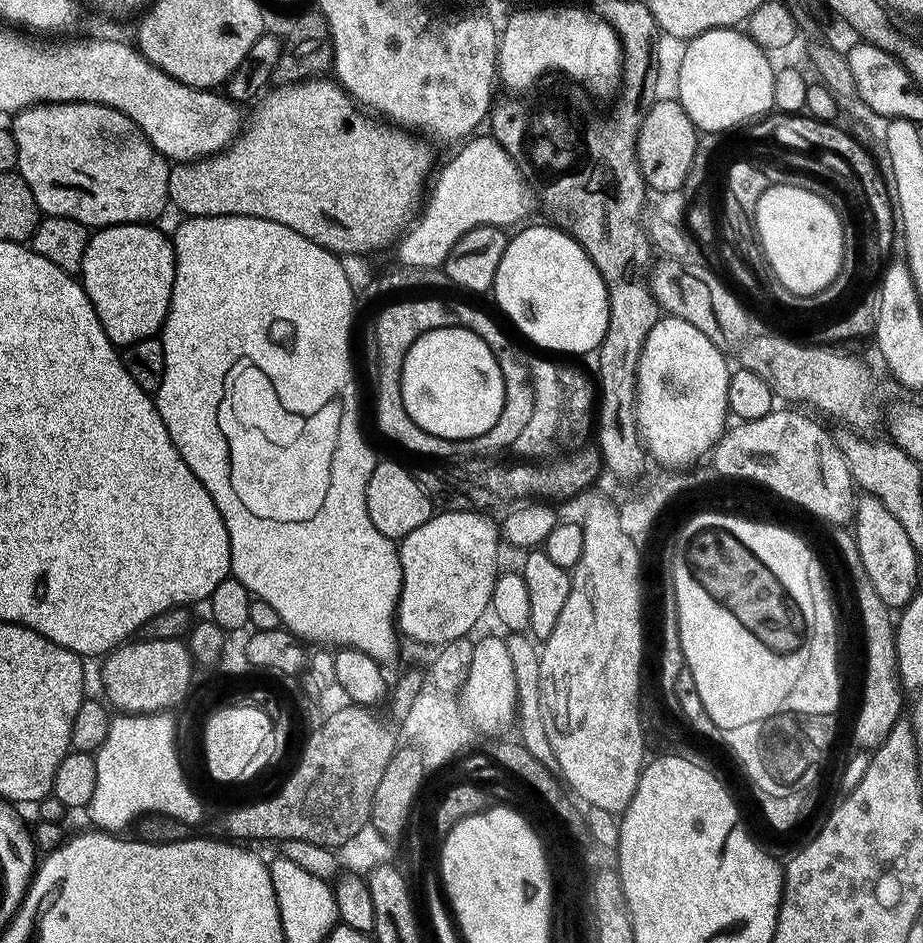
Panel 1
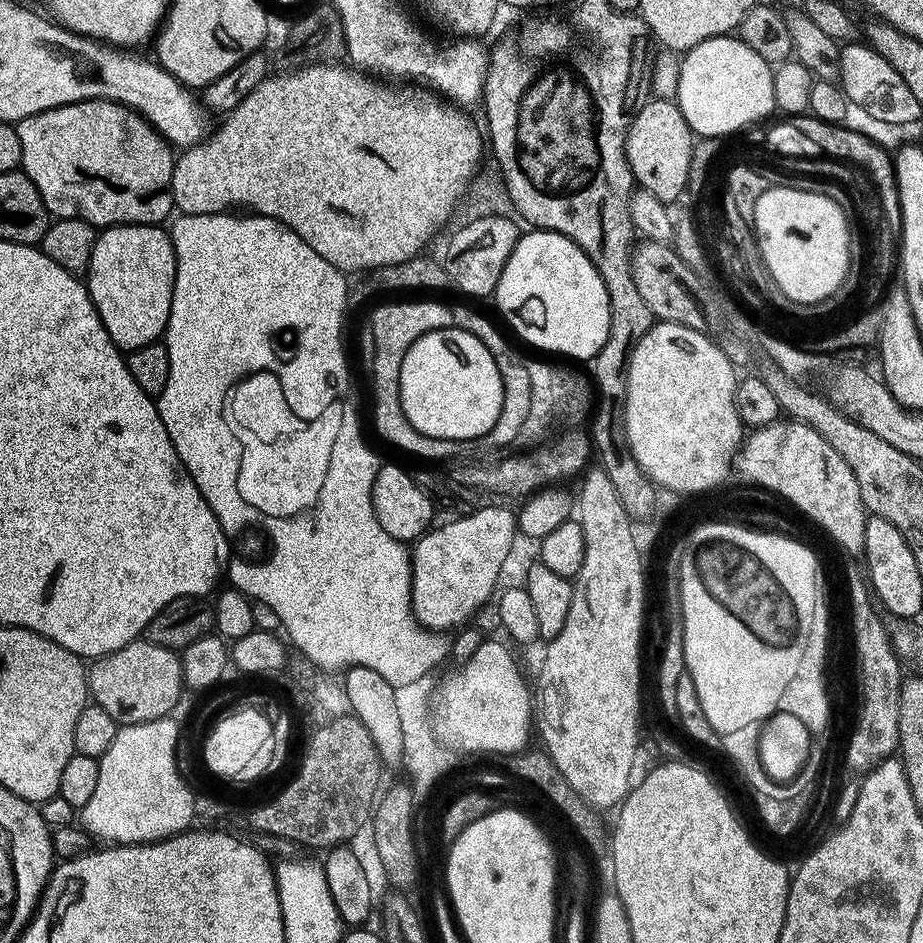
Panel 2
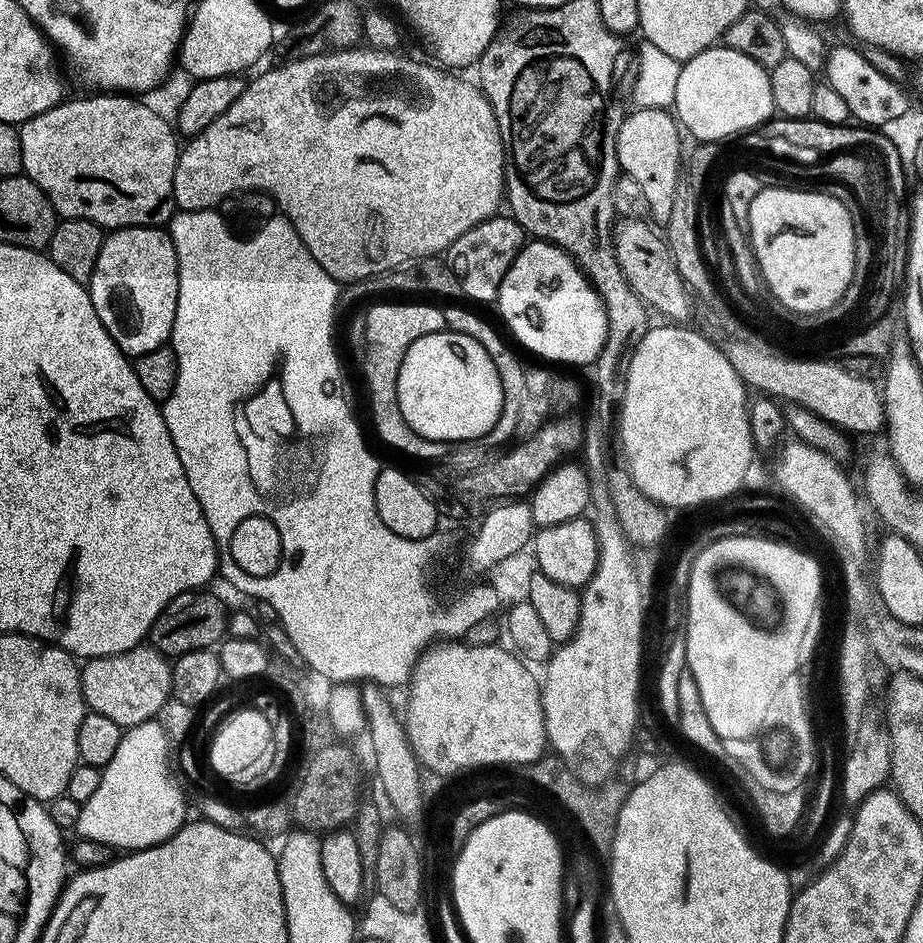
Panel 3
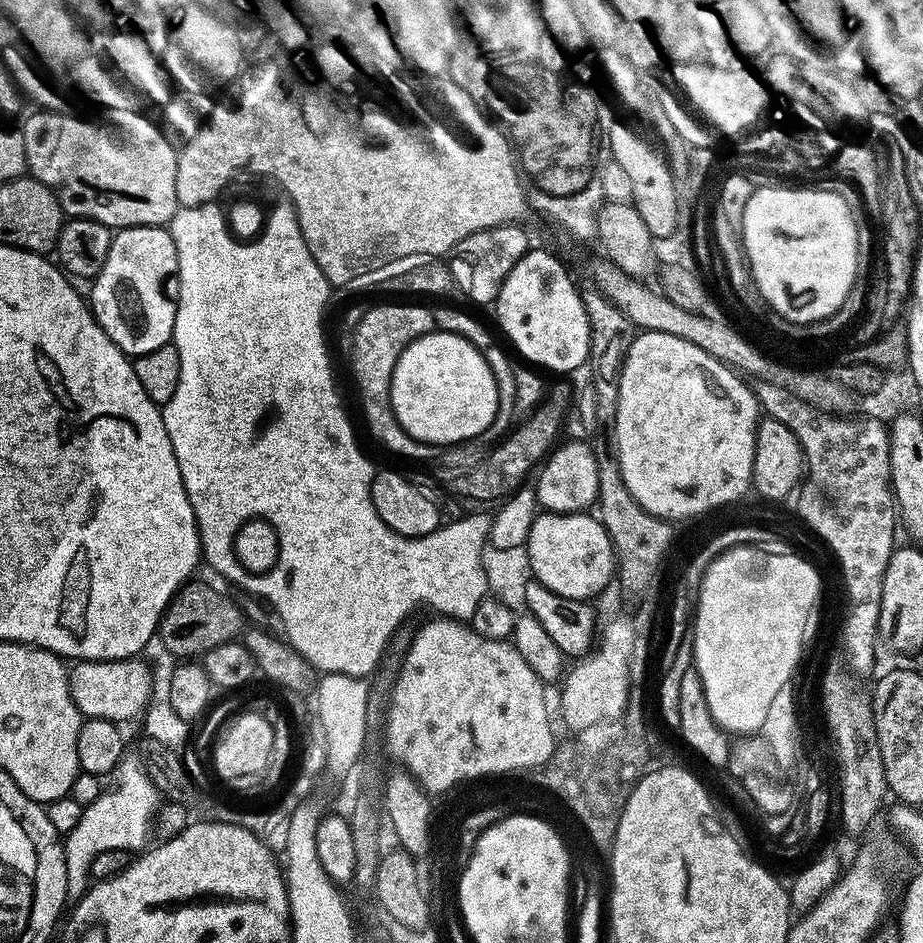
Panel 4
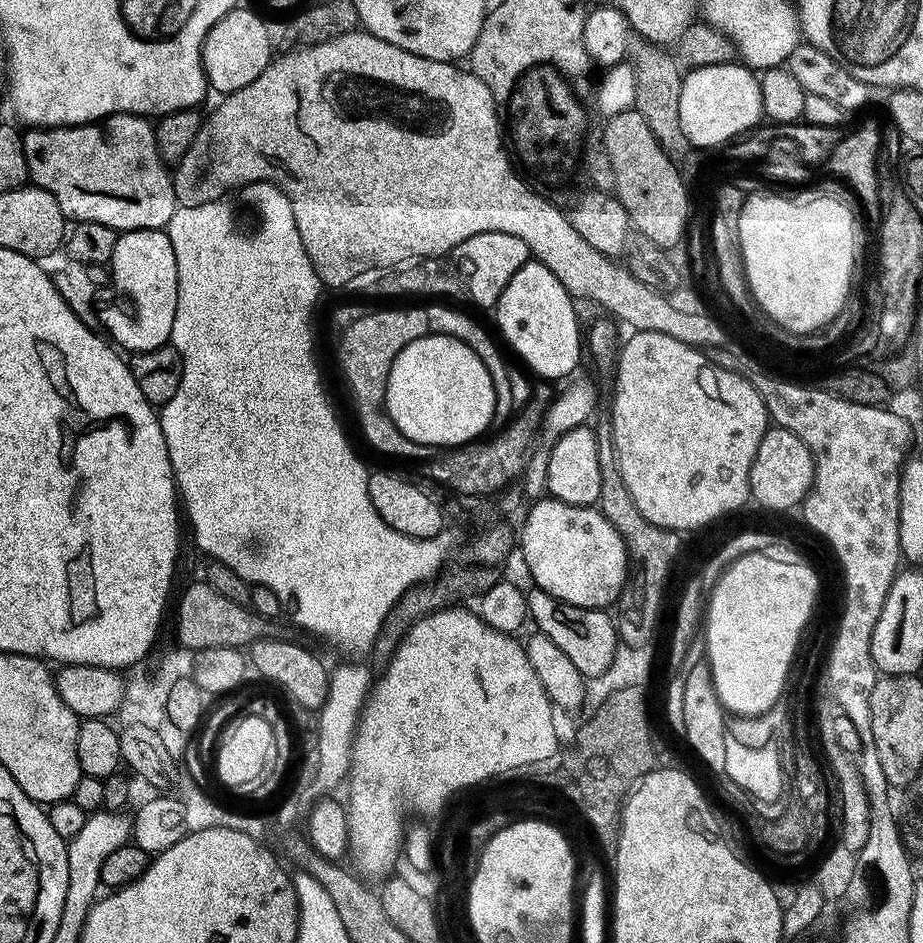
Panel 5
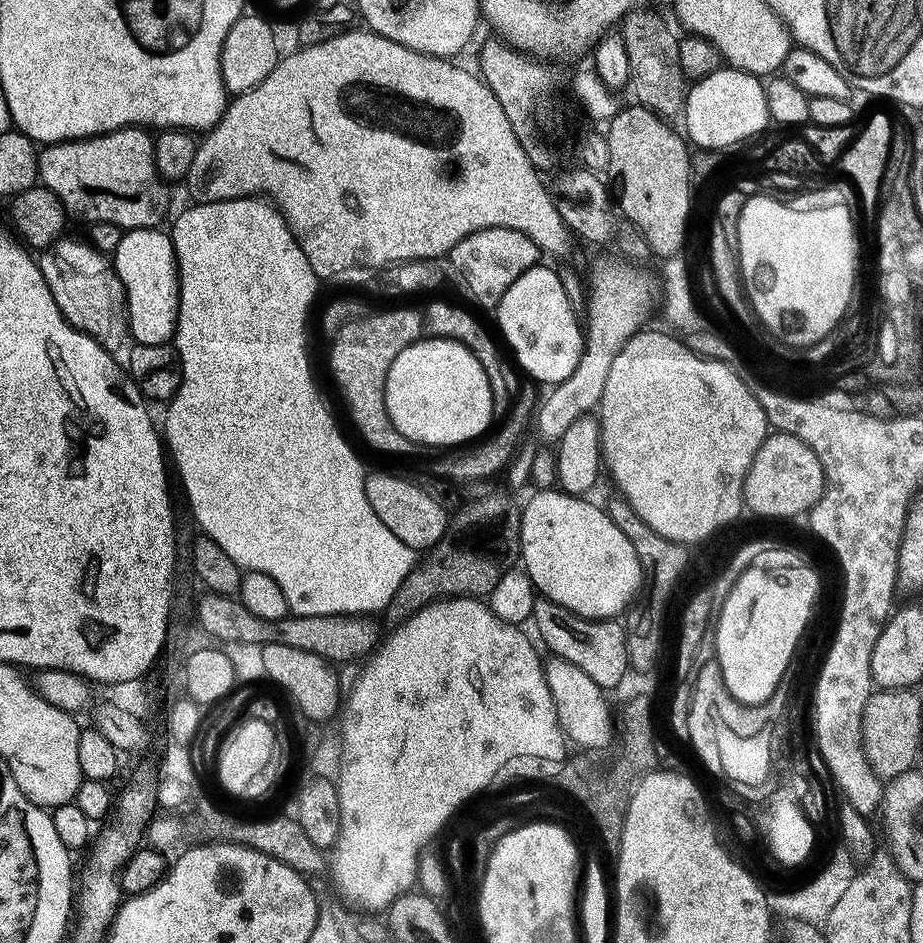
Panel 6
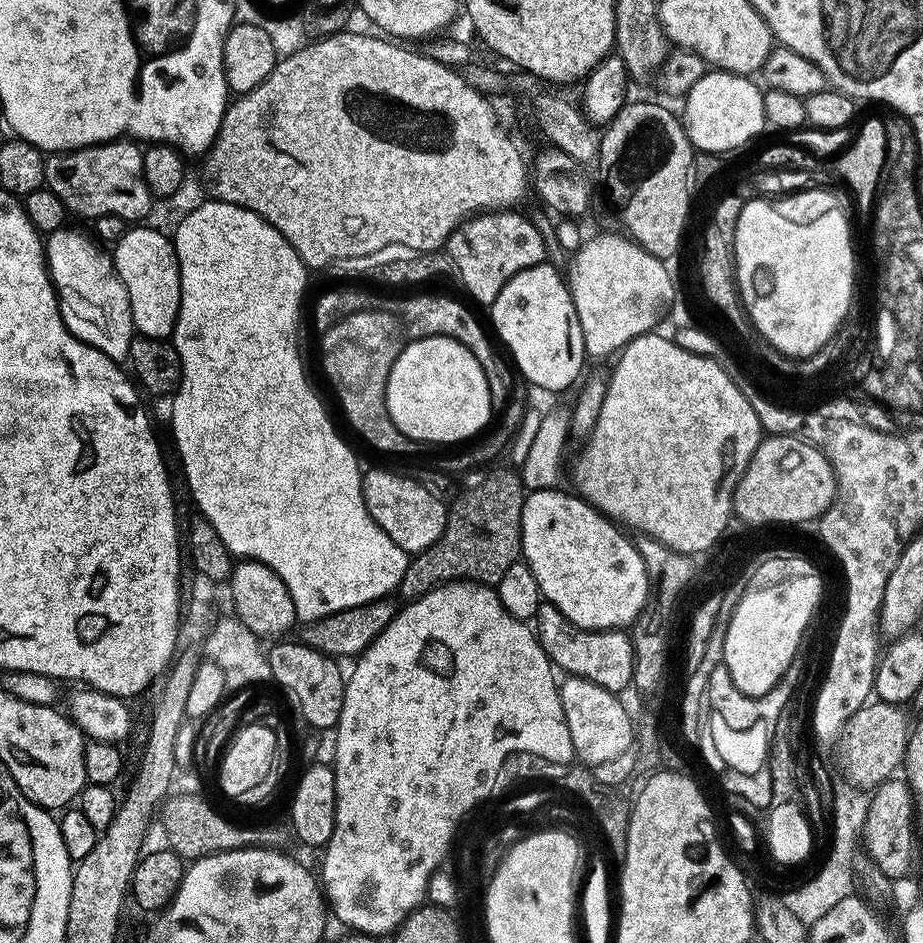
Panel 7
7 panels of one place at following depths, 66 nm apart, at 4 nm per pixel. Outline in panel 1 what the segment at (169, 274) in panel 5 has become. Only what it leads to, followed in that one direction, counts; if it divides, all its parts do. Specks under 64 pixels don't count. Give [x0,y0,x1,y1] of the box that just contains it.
[79,223,176,346]

